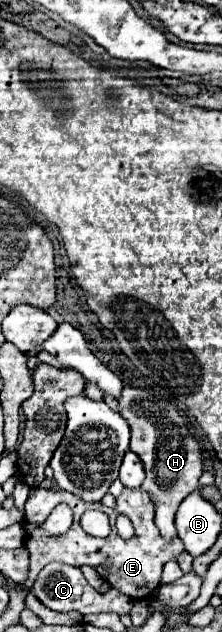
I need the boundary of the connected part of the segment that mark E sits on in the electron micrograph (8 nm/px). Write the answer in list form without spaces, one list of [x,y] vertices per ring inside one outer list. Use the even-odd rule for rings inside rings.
[[[32,487],[30,489],[30,495],[28,495],[28,501],[26,501],[26,549],[30,551],[30,577],[28,581],[24,583],[24,589],[30,589],[38,571],[48,565],[50,561],[54,559],[60,559],[62,563],[68,563],[68,565],[90,565],[94,567],[100,577],[104,581],[108,581],[114,589],[122,591],[124,595],[128,595],[130,599],[142,599],[142,597],[150,597],[154,595],[156,587],[160,585],[160,575],[162,575],[162,567],[168,559],[174,559],[176,555],[180,555],[184,551],[184,545],[180,539],[174,539],[174,543],[166,543],[156,525],[154,525],[154,507],[152,507],[152,501],[150,497],[146,495],[146,491],[142,489],[124,489],[122,495],[118,497],[118,503],[116,503],[116,509],[108,509],[104,507],[102,503],[84,503],[82,499],[76,499],[76,495],[68,493],[68,491],[56,491],[56,489],[42,489],[42,487]],[[60,503],[66,503],[72,511],[74,511],[74,523],[72,527],[68,529],[68,533],[60,535],[60,537],[50,537],[48,533],[36,529],[38,523],[42,523],[56,505]],[[88,509],[102,509],[108,517],[110,517],[110,525],[112,525],[112,533],[106,537],[106,539],[98,539],[98,537],[92,537],[92,535],[86,535],[80,527],[80,517],[84,511]],[[118,513],[124,513],[130,517],[134,529],[136,529],[136,535],[128,541],[124,541],[118,533],[116,533],[116,527],[114,527],[114,521],[116,521],[116,515]]]

